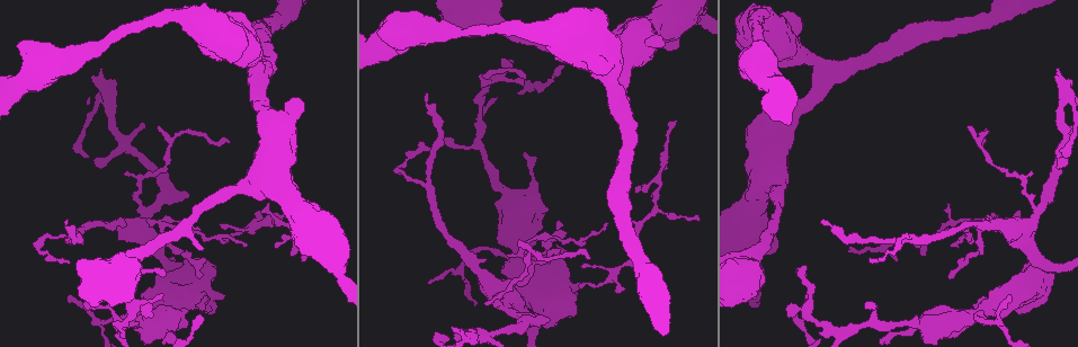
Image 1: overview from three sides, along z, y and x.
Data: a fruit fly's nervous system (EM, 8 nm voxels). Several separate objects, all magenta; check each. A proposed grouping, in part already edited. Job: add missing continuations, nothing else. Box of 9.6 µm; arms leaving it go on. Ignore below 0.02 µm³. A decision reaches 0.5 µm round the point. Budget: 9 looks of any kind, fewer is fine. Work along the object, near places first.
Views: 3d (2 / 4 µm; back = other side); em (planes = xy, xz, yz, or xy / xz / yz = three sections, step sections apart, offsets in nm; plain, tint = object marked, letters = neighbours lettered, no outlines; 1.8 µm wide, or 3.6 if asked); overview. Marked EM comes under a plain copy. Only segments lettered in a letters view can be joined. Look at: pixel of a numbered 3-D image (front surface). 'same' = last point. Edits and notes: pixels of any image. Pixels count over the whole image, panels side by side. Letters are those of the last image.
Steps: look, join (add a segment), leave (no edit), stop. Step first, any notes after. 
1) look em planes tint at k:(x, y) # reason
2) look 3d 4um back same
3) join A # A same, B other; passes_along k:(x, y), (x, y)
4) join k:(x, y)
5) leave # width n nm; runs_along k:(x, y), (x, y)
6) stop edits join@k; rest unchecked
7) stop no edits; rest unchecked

look em 3.6um xy step 16 tint at 1:(181, 265) # sudden change in width

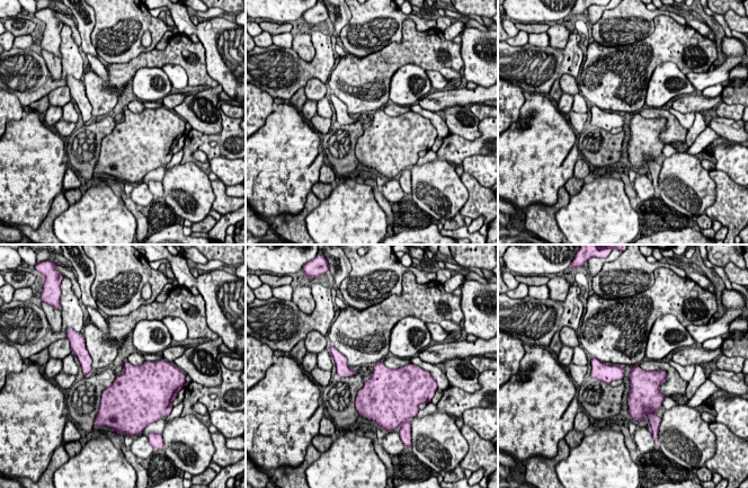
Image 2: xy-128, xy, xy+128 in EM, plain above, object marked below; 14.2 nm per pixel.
look em 3.6um yz step 8 letters same

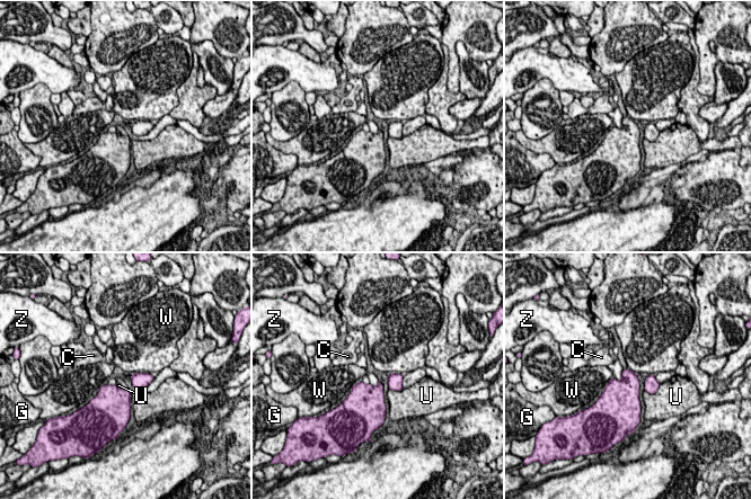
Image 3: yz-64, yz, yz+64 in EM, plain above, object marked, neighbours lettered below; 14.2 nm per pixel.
leave # C other, G other, U other, W other, Z other; border 3:(150, 373), (132, 374); no lettered segment goes on from it

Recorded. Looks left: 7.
look em planes letters at 1:(970, 314) # side arm on a straight run

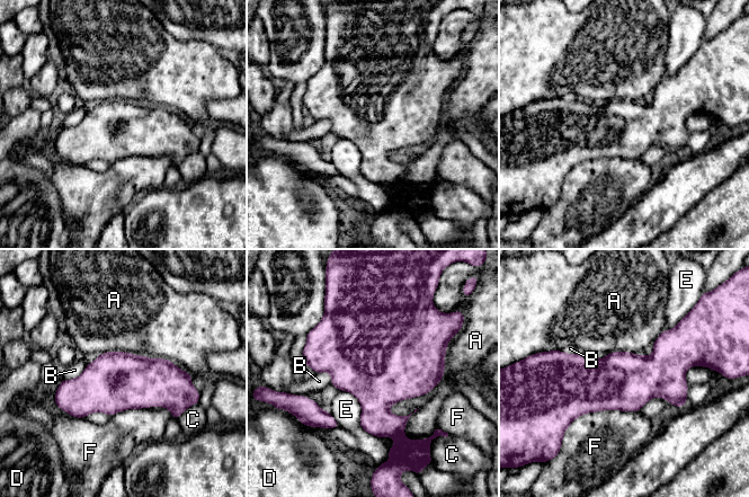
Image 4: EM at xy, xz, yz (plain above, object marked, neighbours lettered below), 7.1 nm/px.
leave # A other, B other, C other, D other, E other, F other; border 4:(99, 353), (130, 352), (149, 357); none of them fits

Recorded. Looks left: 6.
look 3d 4um at 1:(635, 193) # an open end

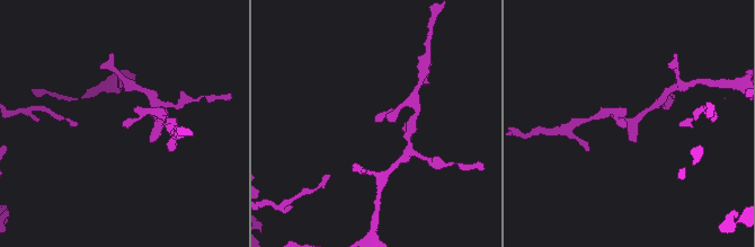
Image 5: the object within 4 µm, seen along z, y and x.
look em planes letters at 5:(374, 120)

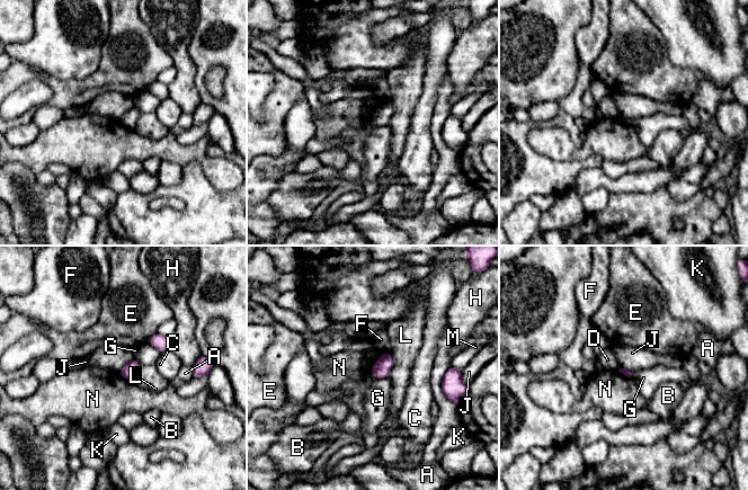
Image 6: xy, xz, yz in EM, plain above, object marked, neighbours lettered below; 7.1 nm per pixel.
leave # A other, B other, C other, D other, E other, F other, G other, H other, J other, K other, L other, M other, N other; no lettered segment goes on from it

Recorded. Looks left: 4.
look em 3.6um yz step 16 tint at 1:(776, 247) # branch stops here

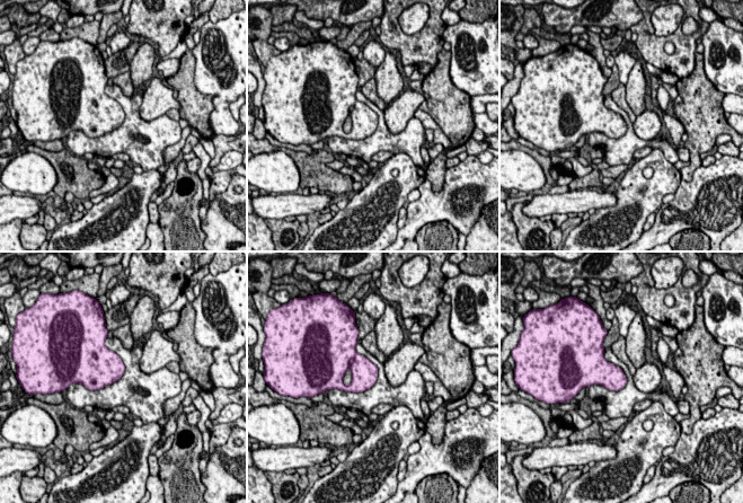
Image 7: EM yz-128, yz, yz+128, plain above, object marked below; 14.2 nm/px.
look em 3.6um planes letters same # cut it another way

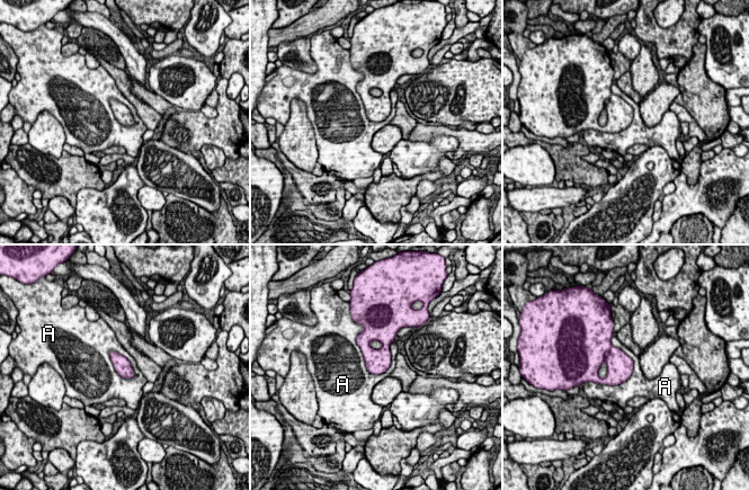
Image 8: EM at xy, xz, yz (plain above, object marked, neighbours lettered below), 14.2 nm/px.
leave # A other; border 8:(612, 336), (632, 373), (591, 382); no lettered segment goes on from it

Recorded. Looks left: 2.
stop no edits; rest unchecked

